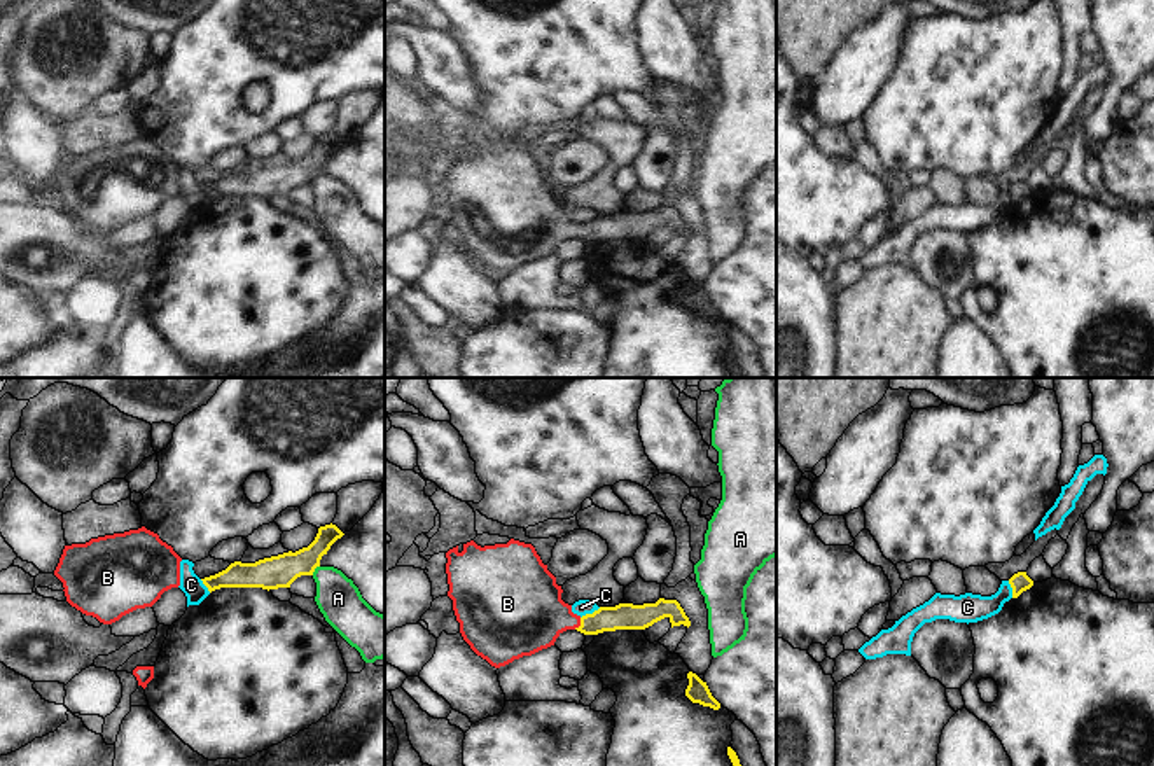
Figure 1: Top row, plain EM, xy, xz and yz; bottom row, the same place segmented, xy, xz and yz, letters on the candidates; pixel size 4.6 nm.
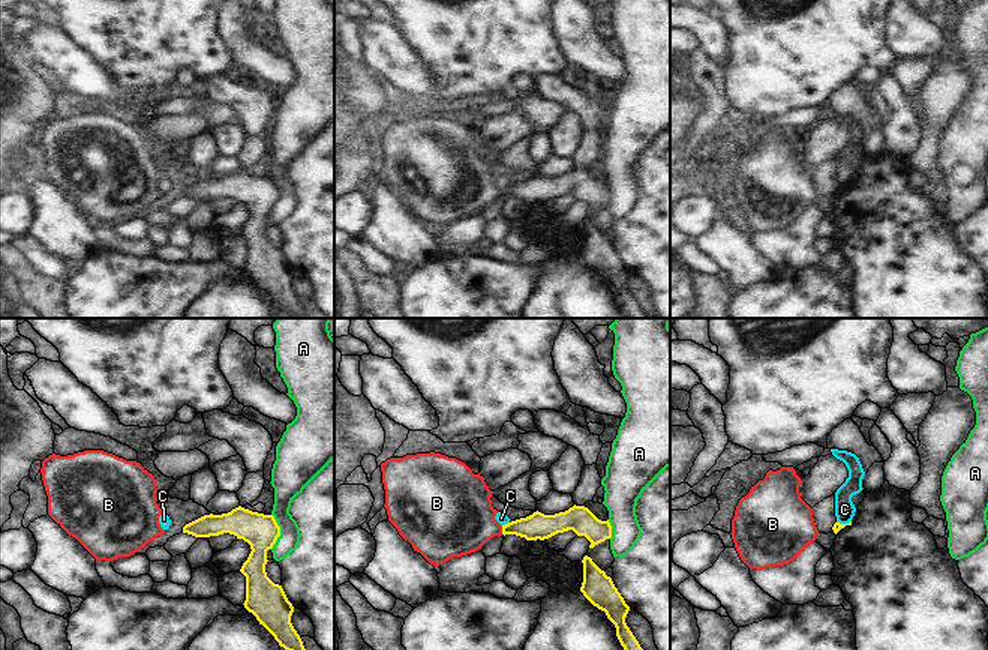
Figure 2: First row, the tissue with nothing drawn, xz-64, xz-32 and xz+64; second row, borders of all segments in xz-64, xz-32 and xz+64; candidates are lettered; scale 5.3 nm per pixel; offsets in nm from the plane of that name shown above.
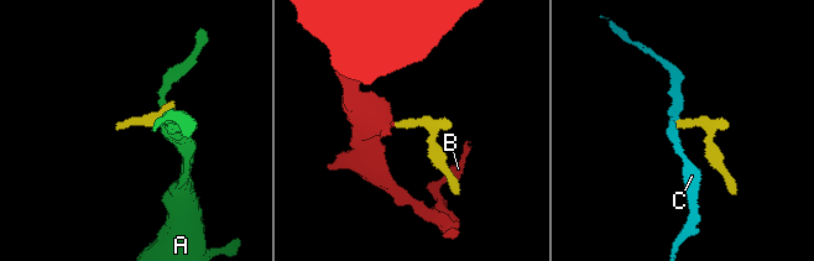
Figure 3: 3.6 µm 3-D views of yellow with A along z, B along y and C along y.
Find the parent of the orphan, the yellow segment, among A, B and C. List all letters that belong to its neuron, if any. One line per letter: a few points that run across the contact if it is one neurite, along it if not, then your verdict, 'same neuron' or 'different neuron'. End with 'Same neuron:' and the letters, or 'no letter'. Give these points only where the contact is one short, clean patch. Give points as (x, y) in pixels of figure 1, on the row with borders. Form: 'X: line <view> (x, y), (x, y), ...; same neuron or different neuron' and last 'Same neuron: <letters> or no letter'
A: line xy (319, 565), (312, 574); different neuron
B: line xz (625, 616), (581, 625), (556, 616), (528, 614); same neuron
C: line xz (600, 607), (581, 618); different neuron
Same neuron: B

